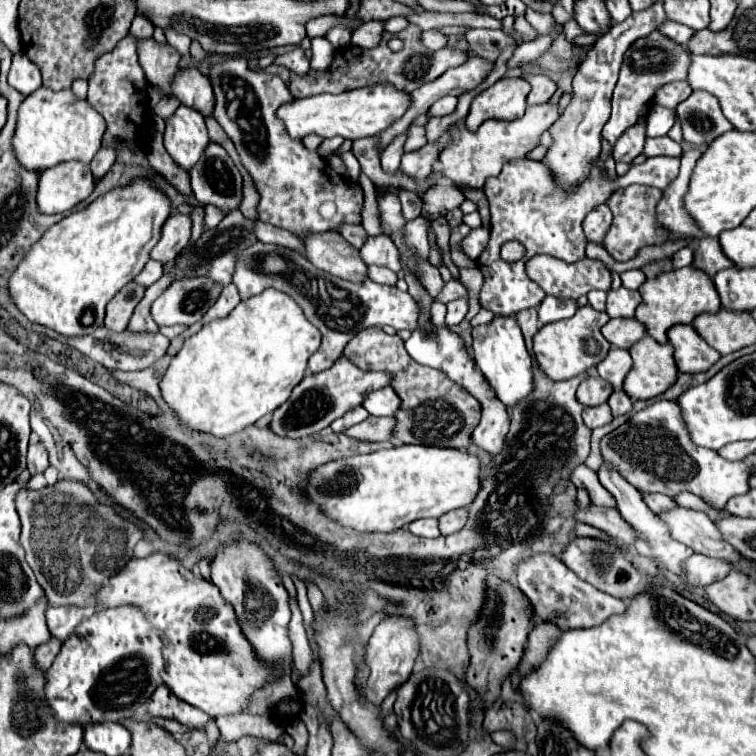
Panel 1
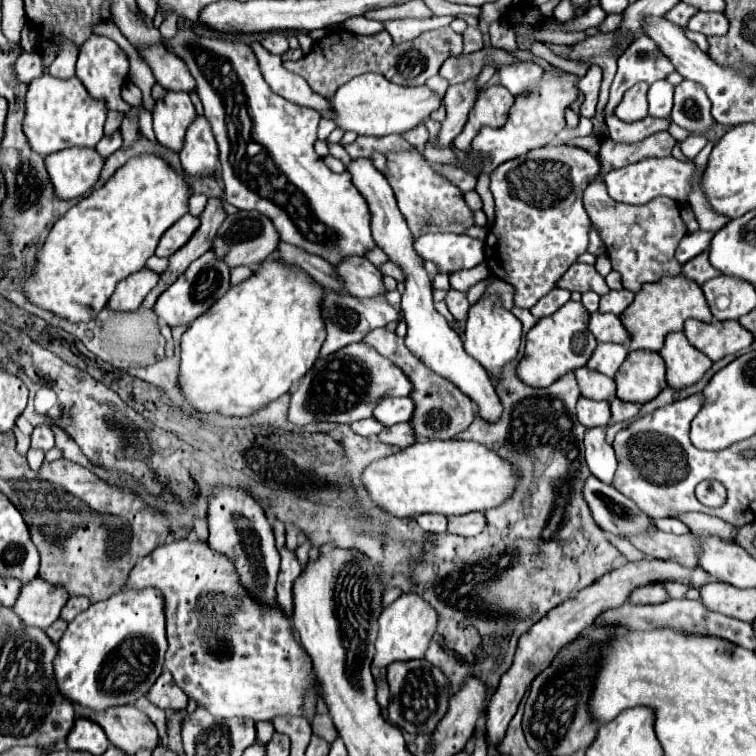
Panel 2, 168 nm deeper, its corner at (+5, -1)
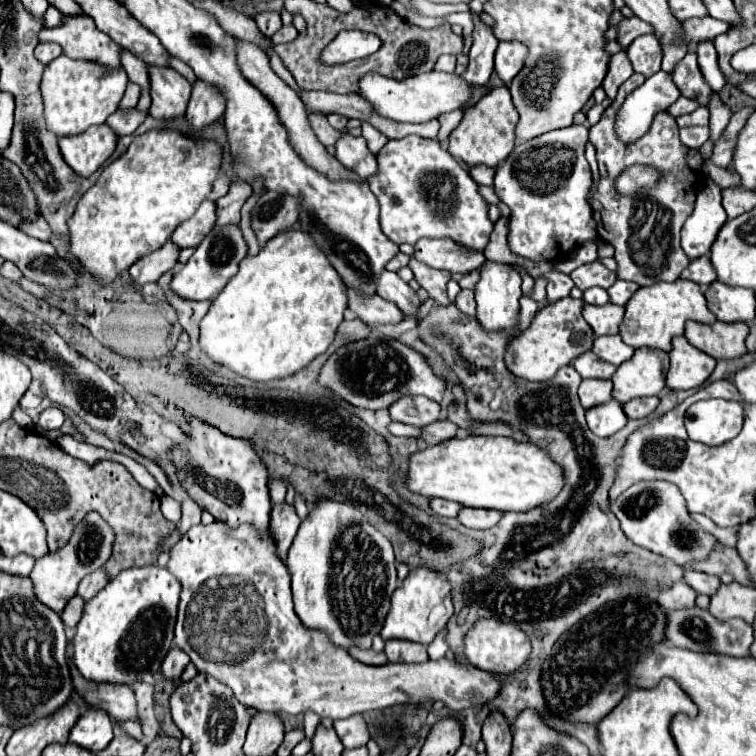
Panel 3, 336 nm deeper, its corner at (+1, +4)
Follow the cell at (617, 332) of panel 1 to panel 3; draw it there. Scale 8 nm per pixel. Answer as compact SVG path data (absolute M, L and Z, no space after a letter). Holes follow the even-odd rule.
M603 304L603 306L589 306L583 308L583 318L593 328L597 336L603 334L619 334L619 326L623 322L623 308L615 304Z

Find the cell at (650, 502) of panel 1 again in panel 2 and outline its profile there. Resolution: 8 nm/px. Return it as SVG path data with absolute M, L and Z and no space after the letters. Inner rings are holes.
M685 513L679 515L679 519L687 523L691 531L699 531L699 535L723 535L723 539L737 537L737 529L719 517L711 517L705 513Z

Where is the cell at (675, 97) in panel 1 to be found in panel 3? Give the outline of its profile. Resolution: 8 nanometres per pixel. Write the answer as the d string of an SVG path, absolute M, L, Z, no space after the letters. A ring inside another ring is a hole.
M661 44L663 46L663 68L661 70L665 70L665 72L673 72L673 68L679 64L679 60L683 60L683 56L687 54L687 50L685 48L681 48L681 46L677 46L677 44L671 44L671 46L665 46L665 44Z

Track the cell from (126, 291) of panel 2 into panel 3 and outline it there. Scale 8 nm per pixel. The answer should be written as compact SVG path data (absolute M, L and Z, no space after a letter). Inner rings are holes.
M167 242L163 250L155 250L155 254L139 258L139 262L135 262L135 266L131 266L129 270L131 276L129 282L133 286L145 286L157 282L167 270L171 270L177 264L177 254L179 254L179 246Z

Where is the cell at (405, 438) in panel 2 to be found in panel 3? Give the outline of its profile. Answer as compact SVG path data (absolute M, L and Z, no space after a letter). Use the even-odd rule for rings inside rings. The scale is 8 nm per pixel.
M437 420L433 424L427 424L425 428L421 428L421 436L419 440L425 440L427 446L437 444L441 440L449 440L457 434L457 426L451 424L449 420Z

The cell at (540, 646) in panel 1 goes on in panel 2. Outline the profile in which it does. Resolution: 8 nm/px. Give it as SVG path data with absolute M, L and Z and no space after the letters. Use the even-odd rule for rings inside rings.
M643 559L643 561L635 561L635 563L627 563L607 575L603 575L601 579L597 579L593 585L589 585L587 589L581 589L575 597L567 599L565 603L561 603L559 607L555 607L553 611L549 611L539 623L535 623L521 639L519 639L519 647L513 659L511 669L501 677L499 687L495 689L495 693L491 695L489 703L487 703L487 725L485 725L485 733L487 733L487 743L491 747L495 747L503 737L505 731L509 727L509 721L513 719L517 705L523 697L523 693L527 691L527 687L531 685L531 681L553 661L553 657L559 653L559 649L567 643L571 643L571 639L575 639L579 635L579 631L583 631L585 627L589 627L591 623L595 623L595 619L611 609L611 607L621 607L633 589L649 585L649 583L667 583L667 581L677 581L677 583L691 583L695 587L701 587L703 583L707 583L711 577L701 569L689 569L689 567L681 567L679 563L673 561L659 561L659 559Z

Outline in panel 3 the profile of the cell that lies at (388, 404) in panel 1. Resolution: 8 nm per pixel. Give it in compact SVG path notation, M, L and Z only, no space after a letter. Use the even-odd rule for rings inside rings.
M407 396L399 398L395 404L389 406L391 420L411 424L417 428L423 428L441 416L441 406L435 400L429 400L427 396Z

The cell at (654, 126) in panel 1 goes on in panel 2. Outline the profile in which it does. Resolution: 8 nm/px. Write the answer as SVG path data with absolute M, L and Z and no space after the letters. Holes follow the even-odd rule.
M667 79L653 83L647 91L647 101L649 101L649 115L669 117L673 107L673 85Z

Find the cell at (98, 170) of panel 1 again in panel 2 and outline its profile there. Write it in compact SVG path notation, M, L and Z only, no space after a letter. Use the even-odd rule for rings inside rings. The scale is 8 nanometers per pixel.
M115 131L111 135L103 135L103 139L97 143L97 151L103 159L107 159L111 153L115 153L119 147L123 145L123 137L121 137L121 131Z

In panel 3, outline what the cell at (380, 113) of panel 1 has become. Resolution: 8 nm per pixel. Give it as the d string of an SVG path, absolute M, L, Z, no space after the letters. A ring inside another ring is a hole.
M435 70L405 80L393 80L377 72L367 72L359 80L357 94L365 98L373 106L373 112L383 118L395 122L427 122L439 114L463 108L471 98L471 86L467 86L467 82L463 82L457 74L443 74Z

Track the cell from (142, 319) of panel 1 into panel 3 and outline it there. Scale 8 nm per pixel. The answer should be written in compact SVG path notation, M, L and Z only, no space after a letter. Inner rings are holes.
M231 182L229 192L219 198L217 204L217 222L215 226L229 226L239 224L241 220L241 206L251 196L251 186L243 186L243 182Z

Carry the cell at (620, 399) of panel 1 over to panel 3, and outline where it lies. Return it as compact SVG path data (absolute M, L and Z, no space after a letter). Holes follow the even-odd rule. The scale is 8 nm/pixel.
M651 396L651 398L635 398L627 404L623 404L623 410L627 414L627 418L645 418L649 416L659 404L659 398L657 396Z

